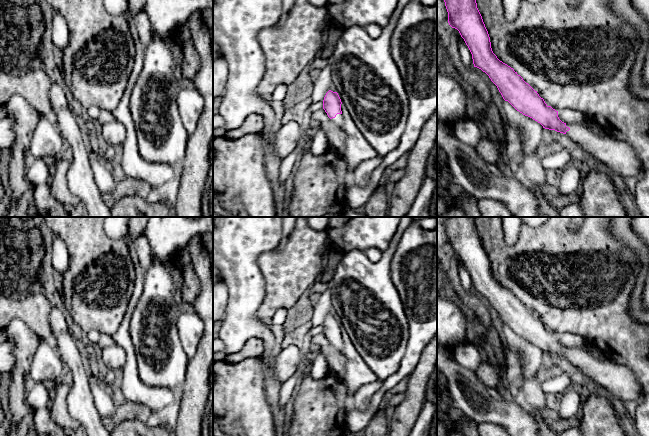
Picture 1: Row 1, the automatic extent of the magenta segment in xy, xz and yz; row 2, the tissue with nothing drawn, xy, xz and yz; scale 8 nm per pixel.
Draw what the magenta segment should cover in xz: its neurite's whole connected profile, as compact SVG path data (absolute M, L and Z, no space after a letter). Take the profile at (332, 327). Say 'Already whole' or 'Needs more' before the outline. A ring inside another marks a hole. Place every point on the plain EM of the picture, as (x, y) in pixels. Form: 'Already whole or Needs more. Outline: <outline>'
Needs more. Outline: M329 314L323 324L323 333L331 343L332 352L327 357L332 357L341 353L343 349L343 340L341 335L341 323L337 316Z

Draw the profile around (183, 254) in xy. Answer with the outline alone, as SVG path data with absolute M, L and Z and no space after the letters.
M186 247L180 249L179 252L179 261L180 261L180 266L182 268L182 270L185 269L186 265L188 264L188 250Z

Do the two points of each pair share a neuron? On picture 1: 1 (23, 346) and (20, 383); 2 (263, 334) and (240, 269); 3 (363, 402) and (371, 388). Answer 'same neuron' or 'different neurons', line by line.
1: same neuron
2: same neuron
3: same neuron

